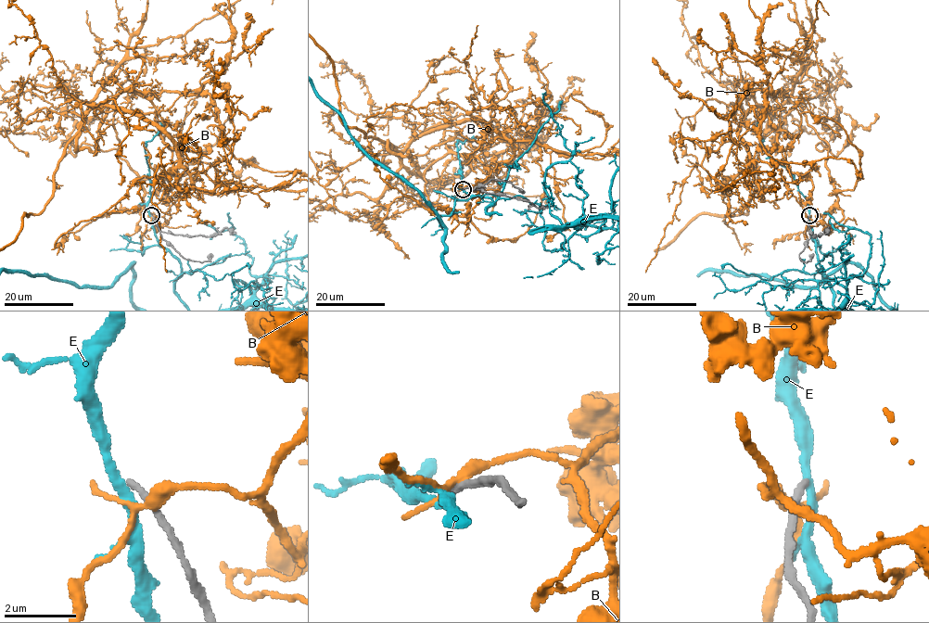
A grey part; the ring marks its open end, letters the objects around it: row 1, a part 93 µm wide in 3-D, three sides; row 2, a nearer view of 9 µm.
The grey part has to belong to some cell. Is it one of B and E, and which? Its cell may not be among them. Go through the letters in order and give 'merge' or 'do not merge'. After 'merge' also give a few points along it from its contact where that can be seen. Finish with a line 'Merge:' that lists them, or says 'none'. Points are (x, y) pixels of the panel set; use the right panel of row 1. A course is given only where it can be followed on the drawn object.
B: do not merge
E: do not merge
Merge: none

